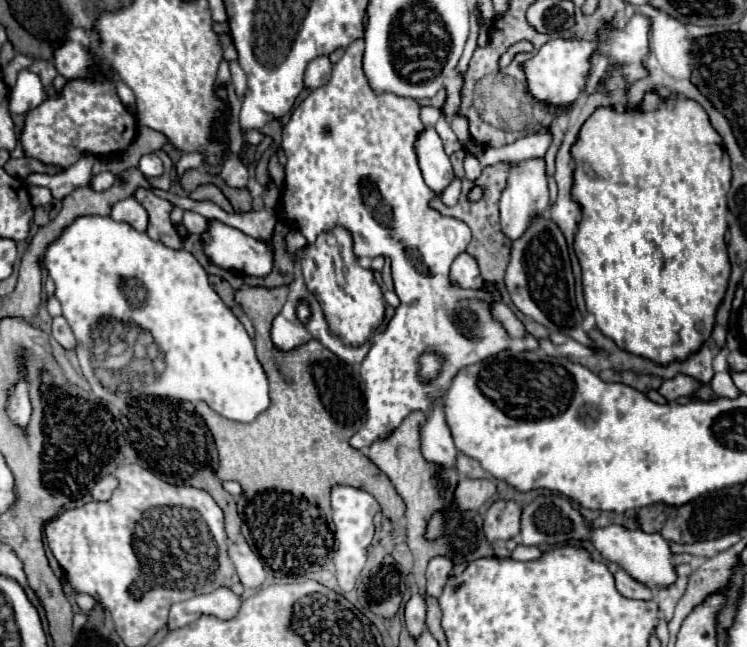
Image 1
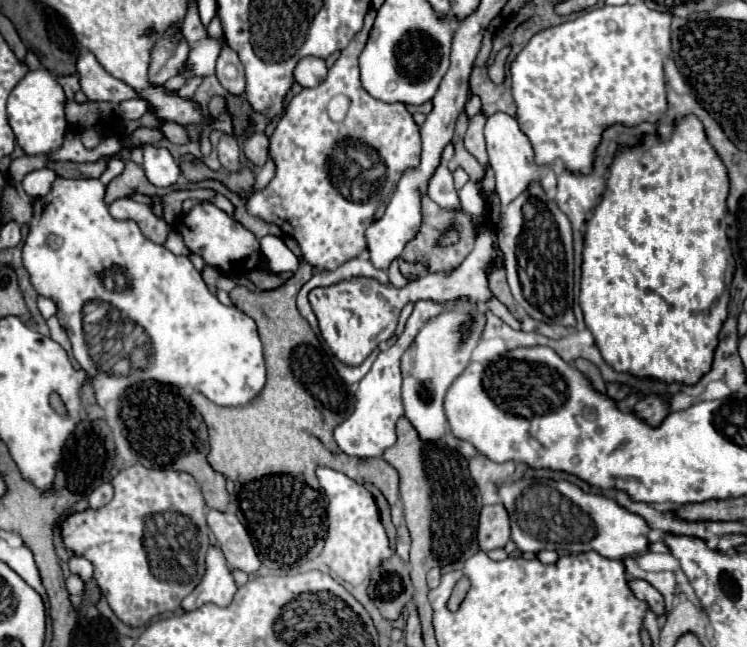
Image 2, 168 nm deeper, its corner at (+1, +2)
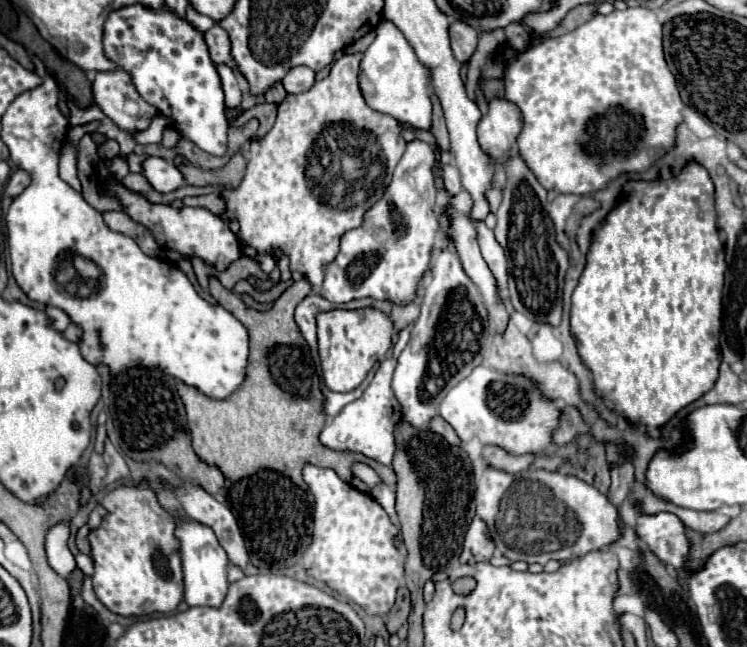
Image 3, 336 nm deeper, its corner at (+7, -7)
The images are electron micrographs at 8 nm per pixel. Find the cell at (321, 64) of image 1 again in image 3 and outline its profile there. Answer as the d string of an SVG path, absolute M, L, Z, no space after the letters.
M291 67L281 83L287 93L303 93L315 83L315 71L311 71L309 67Z

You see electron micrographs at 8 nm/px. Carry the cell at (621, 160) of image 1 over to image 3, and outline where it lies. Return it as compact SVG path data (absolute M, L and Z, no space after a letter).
M689 163L677 177L669 181L631 181L625 185L627 199L615 207L605 223L593 237L591 249L587 253L587 265L581 273L579 285L573 293L573 307L571 307L571 333L577 339L577 351L583 363L591 369L593 385L599 393L607 395L613 403L617 415L629 419L631 423L643 425L649 437L661 439L661 427L669 423L683 407L703 397L717 381L719 371L719 333L721 333L721 307L723 296L723 273L725 273L725 255L723 245L717 235L715 227L715 199L713 199L713 181L709 173L697 165Z

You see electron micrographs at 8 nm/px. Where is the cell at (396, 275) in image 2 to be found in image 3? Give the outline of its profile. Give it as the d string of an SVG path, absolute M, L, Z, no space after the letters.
M409 303L407 307L395 305L393 311L391 311L391 315L389 315L389 319L391 319L391 323L393 323L393 327L395 327L397 333L403 331L403 329L405 329L409 323L413 323L417 317L419 317L419 307L417 307L417 303Z

